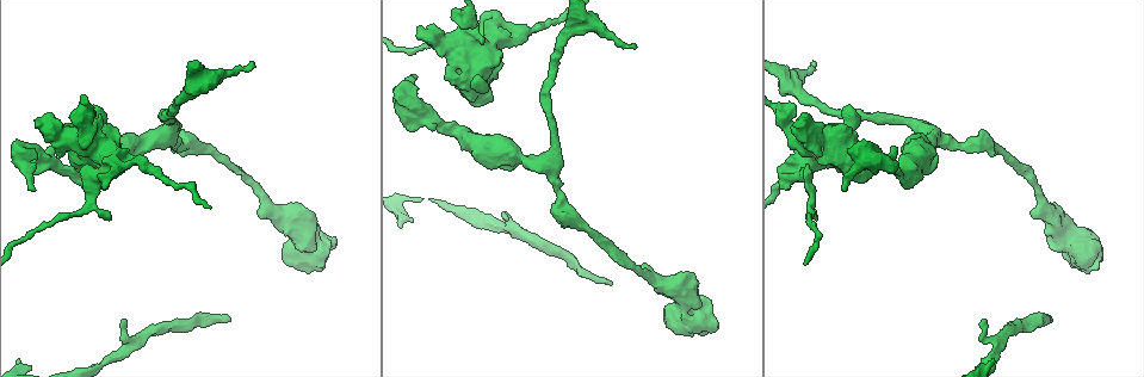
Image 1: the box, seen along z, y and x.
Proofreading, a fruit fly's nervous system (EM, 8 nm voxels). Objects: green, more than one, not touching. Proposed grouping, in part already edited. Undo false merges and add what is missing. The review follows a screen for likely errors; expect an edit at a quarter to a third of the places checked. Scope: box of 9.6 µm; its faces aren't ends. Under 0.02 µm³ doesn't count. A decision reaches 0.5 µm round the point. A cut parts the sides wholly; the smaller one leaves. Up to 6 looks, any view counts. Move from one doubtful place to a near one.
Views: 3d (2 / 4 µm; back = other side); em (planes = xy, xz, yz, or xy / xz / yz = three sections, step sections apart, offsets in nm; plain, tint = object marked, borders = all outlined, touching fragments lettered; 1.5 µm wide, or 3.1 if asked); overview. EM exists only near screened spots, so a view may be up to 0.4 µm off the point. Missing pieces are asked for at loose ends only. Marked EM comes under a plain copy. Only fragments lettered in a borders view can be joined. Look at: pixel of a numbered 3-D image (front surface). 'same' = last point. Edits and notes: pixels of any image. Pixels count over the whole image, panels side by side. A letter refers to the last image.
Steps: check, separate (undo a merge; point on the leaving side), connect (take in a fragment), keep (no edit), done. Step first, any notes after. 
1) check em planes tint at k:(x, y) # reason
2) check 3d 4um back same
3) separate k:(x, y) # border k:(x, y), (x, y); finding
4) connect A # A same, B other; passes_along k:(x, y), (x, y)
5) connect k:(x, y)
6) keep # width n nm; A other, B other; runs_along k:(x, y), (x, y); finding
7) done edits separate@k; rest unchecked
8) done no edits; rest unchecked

check 3d 4um at 1:(36, 123) # free end

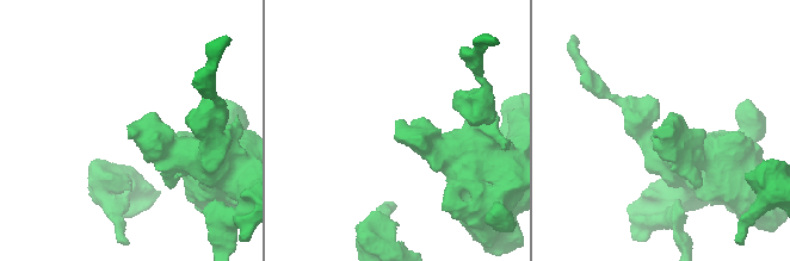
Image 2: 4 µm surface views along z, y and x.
check em xy step 4 tint at 2:(657, 132)

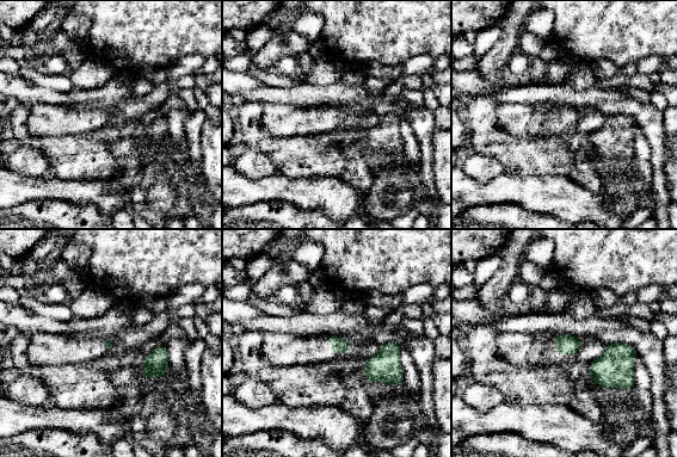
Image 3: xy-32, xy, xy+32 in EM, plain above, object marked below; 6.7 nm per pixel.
check em xy step 4 borders same # see the neighbours

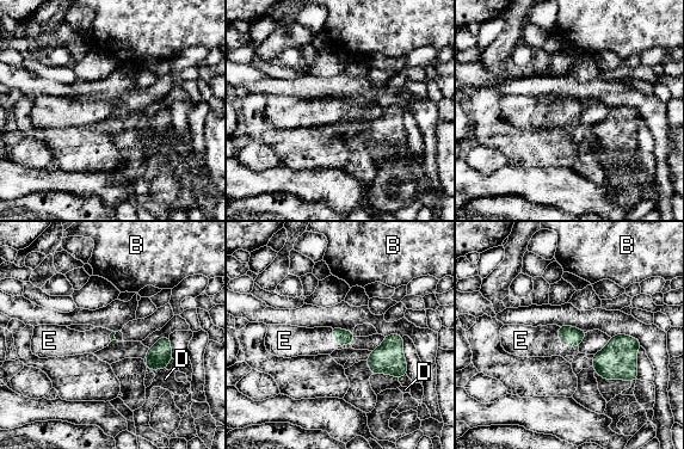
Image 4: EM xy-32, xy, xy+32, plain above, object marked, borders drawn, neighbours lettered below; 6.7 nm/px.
connect E # longest_contact E 160 nm; B other, D other, E same; the cell continues

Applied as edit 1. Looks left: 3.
check overview # redraw

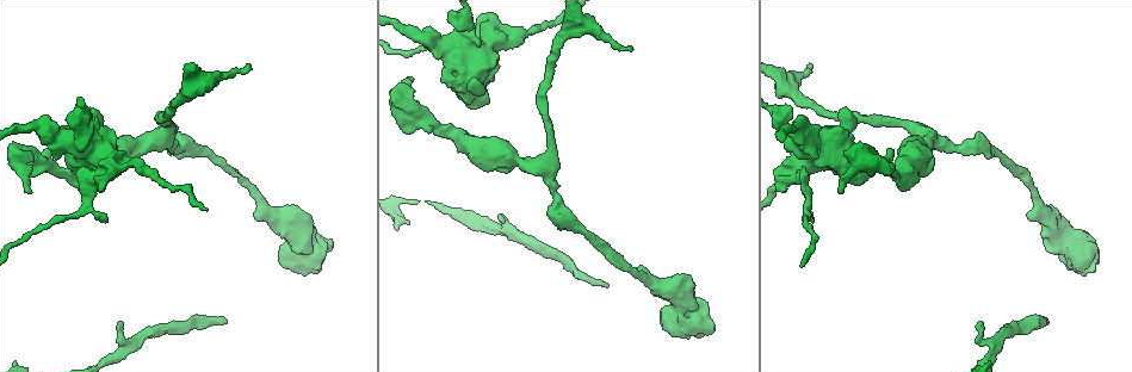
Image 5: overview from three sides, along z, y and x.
check 3d 2um at 5:(247, 69)

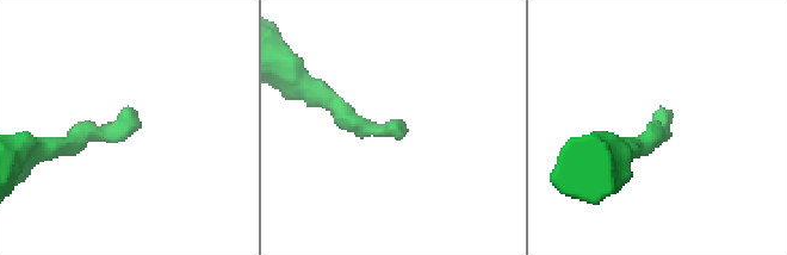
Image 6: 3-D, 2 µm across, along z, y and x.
check em yz step 8 borders at 6:(404, 133) # now the EM

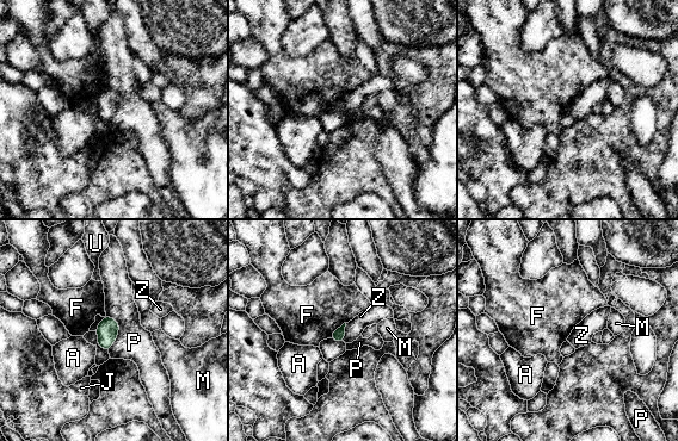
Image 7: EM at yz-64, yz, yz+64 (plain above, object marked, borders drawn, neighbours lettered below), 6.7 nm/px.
keep # width 90 nm; A other, F other, J other, M other, P other, U other, Z other; border 7:(346, 323), (343, 341); no lettered fragment goes on from it

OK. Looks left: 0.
done edits connect@4; rest unchecked

